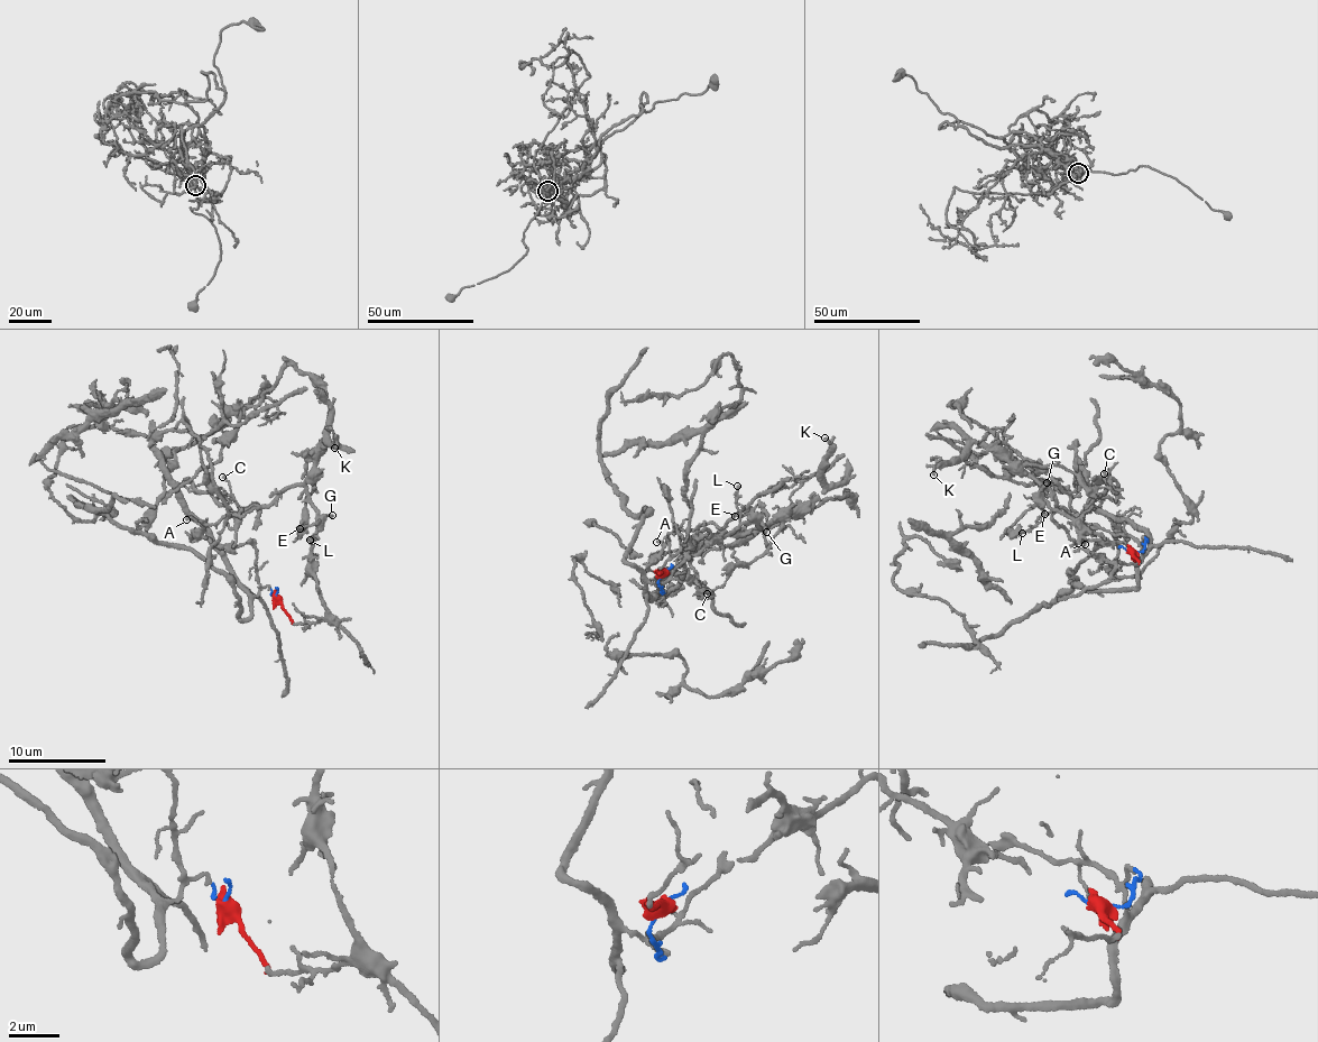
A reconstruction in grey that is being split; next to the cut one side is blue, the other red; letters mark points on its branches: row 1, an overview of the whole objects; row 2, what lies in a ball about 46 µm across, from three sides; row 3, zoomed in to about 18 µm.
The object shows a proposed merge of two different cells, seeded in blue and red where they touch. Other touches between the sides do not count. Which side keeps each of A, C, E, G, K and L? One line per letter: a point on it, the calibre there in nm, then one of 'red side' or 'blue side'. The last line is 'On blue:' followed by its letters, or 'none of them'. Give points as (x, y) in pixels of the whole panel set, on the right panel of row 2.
A: (1085, 544) | 130 nm | red side
C: (1104, 473) | 110 nm | red side
E: (1044, 514) | 140 nm | red side
G: (1047, 482) | 140 nm | red side
K: (933, 475) | 100 nm | red side
L: (1022, 533) | 120 nm | red side
On blue: none of them

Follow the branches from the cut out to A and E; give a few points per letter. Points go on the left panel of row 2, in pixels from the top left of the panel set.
A: (275, 598), (295, 624), (324, 616), (307, 489), (206, 526), (185, 520)
E: (275, 598), (295, 624), (314, 621), (324, 616), (326, 608), (311, 559), (316, 523), (300, 528)

